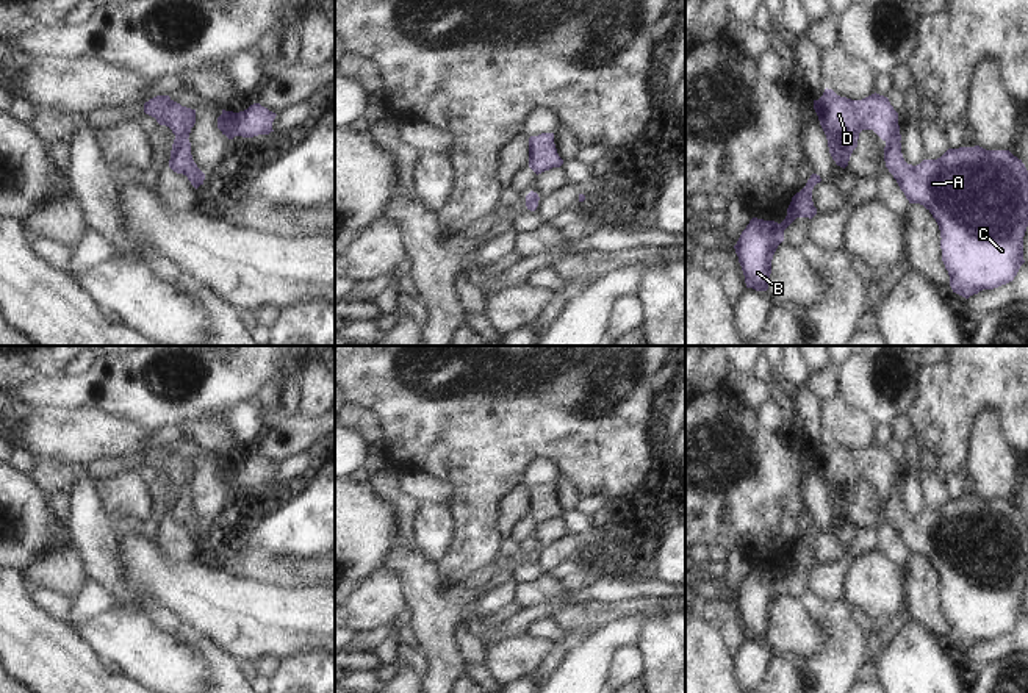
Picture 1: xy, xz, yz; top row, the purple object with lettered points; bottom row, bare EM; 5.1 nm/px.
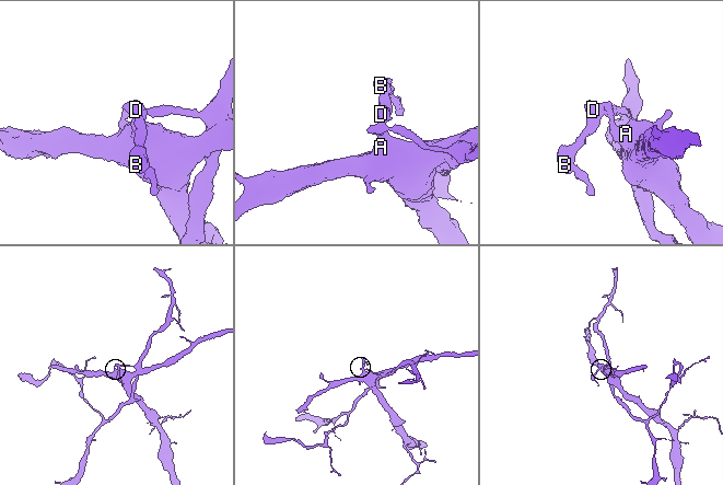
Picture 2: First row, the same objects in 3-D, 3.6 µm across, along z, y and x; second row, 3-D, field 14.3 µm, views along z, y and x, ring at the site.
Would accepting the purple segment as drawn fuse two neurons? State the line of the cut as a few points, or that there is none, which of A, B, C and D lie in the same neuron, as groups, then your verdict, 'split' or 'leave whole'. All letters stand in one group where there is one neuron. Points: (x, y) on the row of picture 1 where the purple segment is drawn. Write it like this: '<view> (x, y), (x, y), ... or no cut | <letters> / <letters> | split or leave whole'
yz (898, 132), (886, 141) | A C / B D | split

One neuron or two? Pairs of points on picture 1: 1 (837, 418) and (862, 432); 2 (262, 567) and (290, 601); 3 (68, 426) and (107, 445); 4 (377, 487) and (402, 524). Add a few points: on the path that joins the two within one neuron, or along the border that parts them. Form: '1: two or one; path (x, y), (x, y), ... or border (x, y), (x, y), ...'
1: one; path (844, 424), (856, 430)
2: two; border (244, 576), (274, 587), (316, 588)
3: one; path (77, 435), (97, 435)
4: one; path (388, 493), (402, 507), (402, 513)

